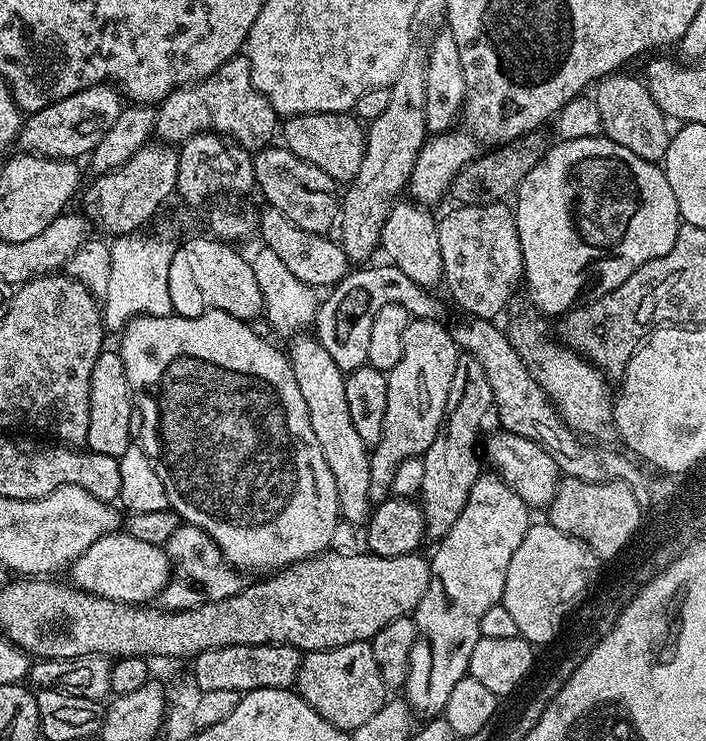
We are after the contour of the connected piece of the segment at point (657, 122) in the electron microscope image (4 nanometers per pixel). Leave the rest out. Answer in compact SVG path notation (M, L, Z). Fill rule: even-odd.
M624 75L604 76L594 85L598 114L602 114L603 135L609 140L618 142L618 146L626 146L626 150L638 154L638 158L646 158L653 162L663 161L670 139L669 121L658 106L658 102L654 102L647 83L643 79L635 80L632 76Z

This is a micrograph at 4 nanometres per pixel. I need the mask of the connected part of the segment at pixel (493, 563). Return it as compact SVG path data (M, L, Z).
M481 474L470 490L470 498L466 498L466 506L462 506L462 514L458 514L458 522L454 522L454 526L450 526L450 530L435 545L436 553L430 556L432 566L430 570L430 586L426 590L426 594L422 594L422 602L418 602L414 613L416 637L414 638L414 646L410 650L410 670L408 671L408 677L402 689L403 699L407 700L412 711L421 717L439 717L446 706L446 698L450 698L450 693L454 691L454 686L458 686L461 678L468 675L470 654L474 654L474 646L481 638L480 631L478 630L478 622L482 622L482 614L486 614L486 610L490 610L490 606L494 606L503 601L504 587L506 586L506 570L510 570L510 558L514 558L514 550L518 550L518 546L522 546L522 538L526 538L530 527L528 515L530 515L528 505L522 502L522 498L518 498L518 494L514 494L514 490L510 490L510 486L506 486L506 482L502 482L500 477L495 474Z

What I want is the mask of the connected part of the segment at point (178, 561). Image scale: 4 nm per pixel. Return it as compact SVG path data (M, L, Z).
M182 522L178 530L170 534L163 549L172 564L172 577L160 592L158 600L167 611L181 612L210 602L222 602L222 598L230 598L240 592L241 573L229 564L220 547L210 538L210 534L206 534L198 526Z

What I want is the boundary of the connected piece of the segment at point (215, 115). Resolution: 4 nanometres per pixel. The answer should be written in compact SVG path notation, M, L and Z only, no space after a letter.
M247 55L230 58L230 62L218 66L206 79L174 90L156 108L155 135L163 143L179 146L191 136L210 131L227 136L249 150L269 147L273 143L272 135L275 132L277 135L278 117L270 102L254 86Z

